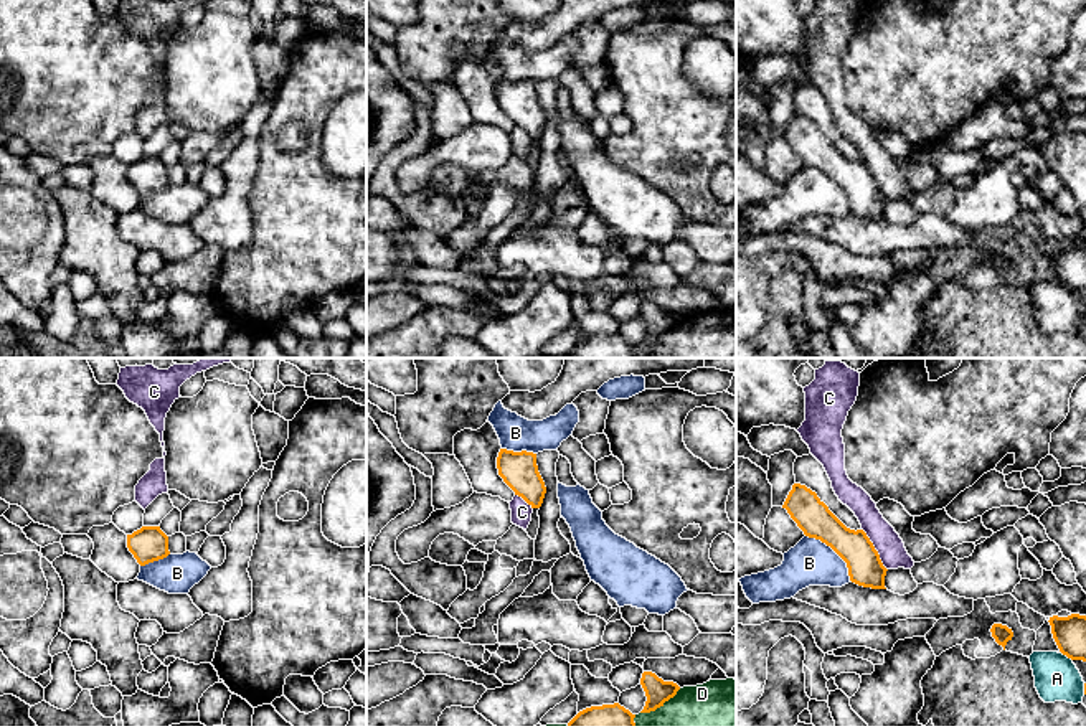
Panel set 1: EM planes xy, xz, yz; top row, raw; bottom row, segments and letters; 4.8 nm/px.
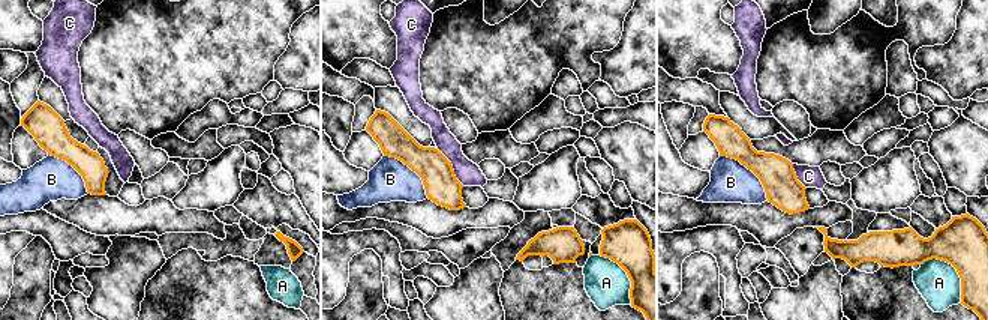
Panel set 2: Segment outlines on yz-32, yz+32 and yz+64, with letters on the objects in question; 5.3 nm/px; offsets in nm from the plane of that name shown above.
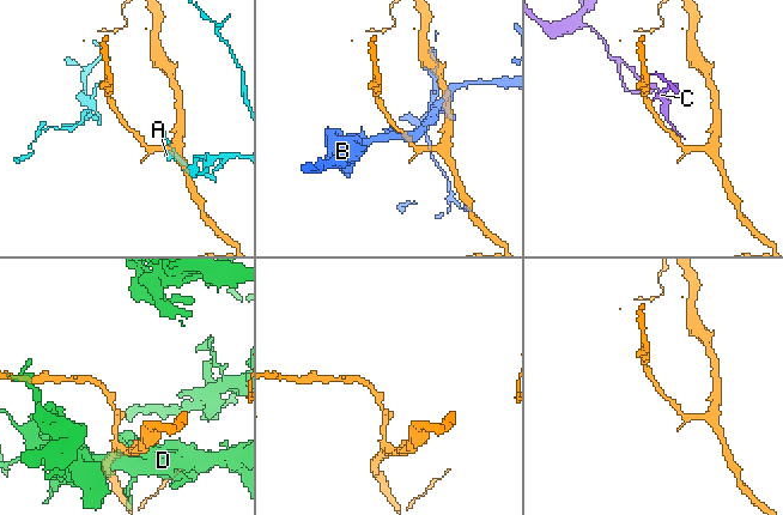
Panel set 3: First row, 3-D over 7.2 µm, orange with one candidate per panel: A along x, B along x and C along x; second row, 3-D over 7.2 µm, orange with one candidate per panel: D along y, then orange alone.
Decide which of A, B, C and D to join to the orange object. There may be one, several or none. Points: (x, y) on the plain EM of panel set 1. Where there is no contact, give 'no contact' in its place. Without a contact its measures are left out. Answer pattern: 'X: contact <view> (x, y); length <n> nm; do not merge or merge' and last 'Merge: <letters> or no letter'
A: contact yz (1067, 286); length 70 nm; do not merge
B: contact yz (835, 182); length 320 nm; do not merge
C: contact yz (875, 180); length 240 nm; do not merge
D: contact xz (661, 335); length 240 nm; do not merge
Merge: no letter

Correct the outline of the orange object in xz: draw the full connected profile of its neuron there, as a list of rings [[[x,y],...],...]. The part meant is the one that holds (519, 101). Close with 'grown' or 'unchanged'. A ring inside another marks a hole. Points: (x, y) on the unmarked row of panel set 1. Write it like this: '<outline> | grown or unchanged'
[[[500,79],[497,87],[498,106],[531,139],[540,139],[546,124],[545,112],[538,102],[536,84]]] | unchanged

